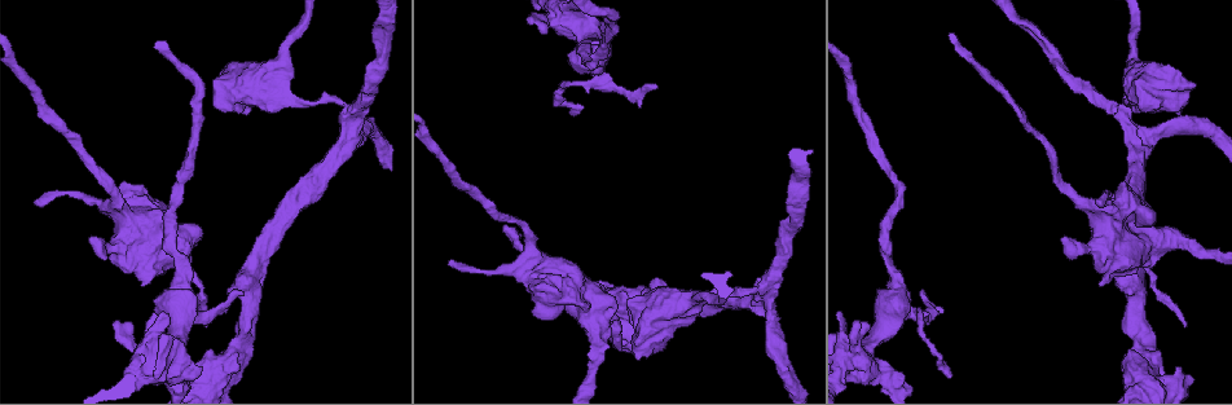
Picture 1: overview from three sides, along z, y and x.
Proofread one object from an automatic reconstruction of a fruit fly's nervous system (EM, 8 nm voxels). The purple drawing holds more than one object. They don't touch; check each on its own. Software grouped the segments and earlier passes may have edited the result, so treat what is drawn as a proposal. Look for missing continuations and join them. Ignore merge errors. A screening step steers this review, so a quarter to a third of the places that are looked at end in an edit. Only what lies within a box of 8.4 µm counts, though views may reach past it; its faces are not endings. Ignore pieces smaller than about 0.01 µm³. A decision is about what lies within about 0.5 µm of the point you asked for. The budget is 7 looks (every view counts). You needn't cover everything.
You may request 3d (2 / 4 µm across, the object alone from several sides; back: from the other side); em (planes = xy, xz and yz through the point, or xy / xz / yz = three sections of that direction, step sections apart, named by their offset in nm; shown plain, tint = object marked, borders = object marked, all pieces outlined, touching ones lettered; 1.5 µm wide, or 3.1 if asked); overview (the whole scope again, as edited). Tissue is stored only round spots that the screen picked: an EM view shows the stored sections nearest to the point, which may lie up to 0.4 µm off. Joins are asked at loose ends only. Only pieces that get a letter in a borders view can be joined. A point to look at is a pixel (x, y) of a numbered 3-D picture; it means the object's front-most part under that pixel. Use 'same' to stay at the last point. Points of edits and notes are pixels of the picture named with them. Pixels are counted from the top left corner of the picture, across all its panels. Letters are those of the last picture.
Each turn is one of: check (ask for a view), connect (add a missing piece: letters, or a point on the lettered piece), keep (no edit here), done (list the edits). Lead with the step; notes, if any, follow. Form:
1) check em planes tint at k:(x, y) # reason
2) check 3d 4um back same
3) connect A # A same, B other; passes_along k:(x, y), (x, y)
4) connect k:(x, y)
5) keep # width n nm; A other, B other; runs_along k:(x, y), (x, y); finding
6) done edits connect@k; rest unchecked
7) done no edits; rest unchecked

check 3d 4um at 1:(578, 302) # free end

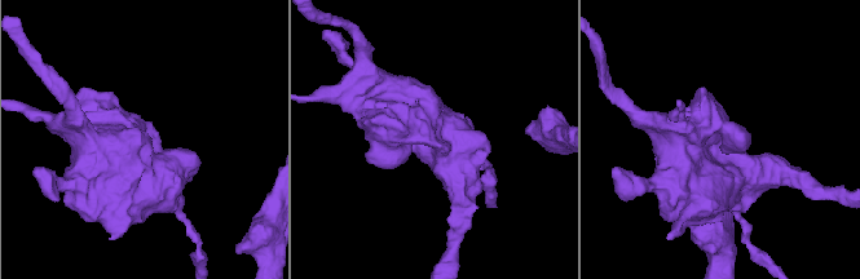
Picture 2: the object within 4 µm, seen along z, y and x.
check em yz step 8 tint at 2:(151, 124)

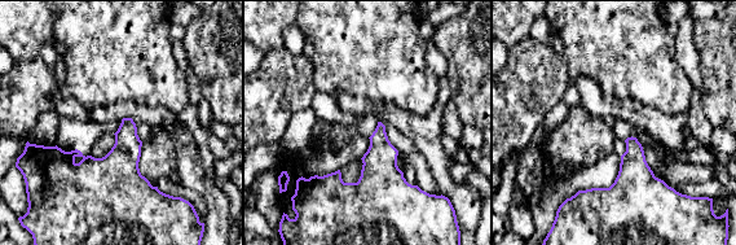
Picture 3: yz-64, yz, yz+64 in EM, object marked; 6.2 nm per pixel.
check em planes borders same # cut it another way

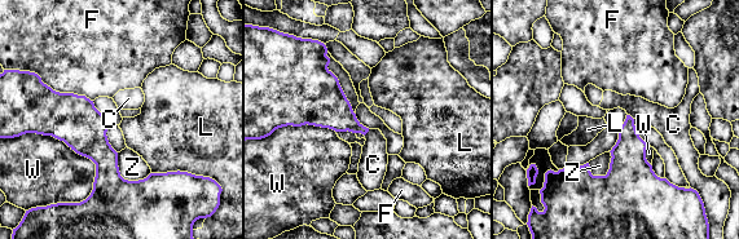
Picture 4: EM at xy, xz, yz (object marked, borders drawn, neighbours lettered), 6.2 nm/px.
keep # longest_contact W 550 nm; C other, F other, L other, W other, Z other; no lettered piece goes on from it

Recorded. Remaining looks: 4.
check em planes plain at 1:(621, 349) # thin end

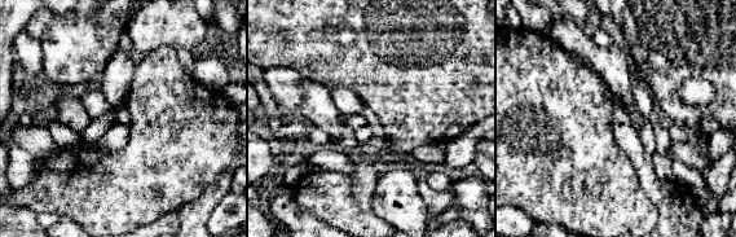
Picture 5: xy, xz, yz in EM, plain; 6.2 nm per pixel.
check em planes borders same

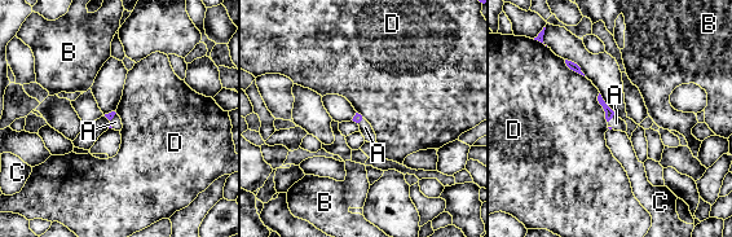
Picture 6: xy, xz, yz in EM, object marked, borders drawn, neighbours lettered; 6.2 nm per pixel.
connect A # A same, B other, C other, D other; passes_along 6:(609, 113), (612, 117), (616, 123); the neuron continues

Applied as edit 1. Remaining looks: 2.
check overview

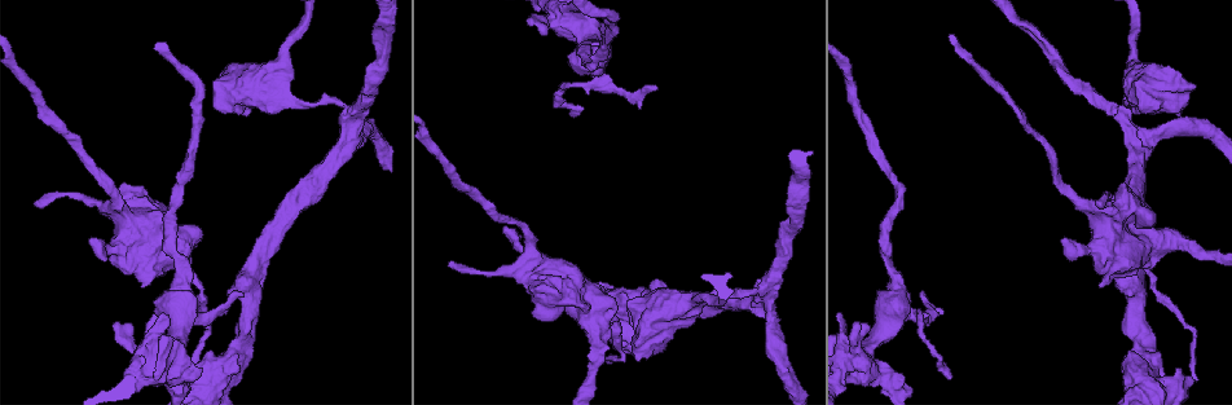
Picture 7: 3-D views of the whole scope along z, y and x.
check em xy step 4 borders at 7:(531, 18)

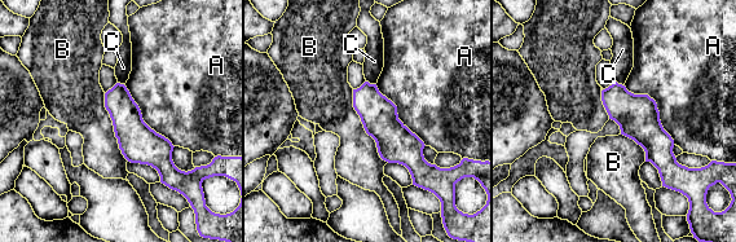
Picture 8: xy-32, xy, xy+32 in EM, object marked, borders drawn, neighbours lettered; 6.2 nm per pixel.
keep # A other, B other, C other; runs_along 8:(356, 92), (427, 170); no lettered piece goes on from it

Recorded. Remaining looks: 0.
done edits connect@6; rest unchecked

